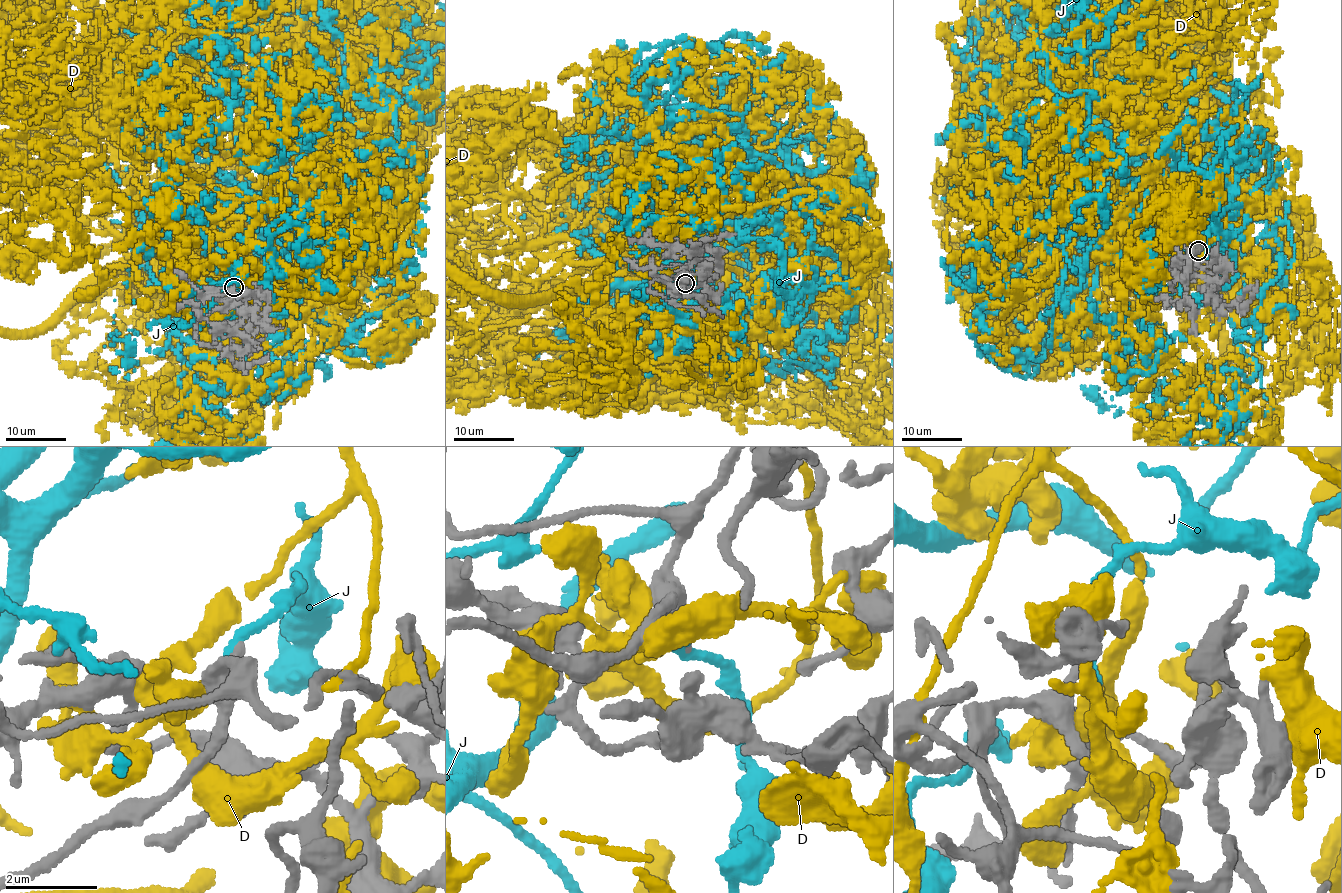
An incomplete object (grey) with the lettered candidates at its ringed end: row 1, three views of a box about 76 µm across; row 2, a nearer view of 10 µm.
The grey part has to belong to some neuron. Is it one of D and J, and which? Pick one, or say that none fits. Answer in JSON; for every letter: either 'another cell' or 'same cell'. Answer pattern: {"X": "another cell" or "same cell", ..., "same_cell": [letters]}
{"D": "another cell", "J": "another cell", "same_cell": []}

